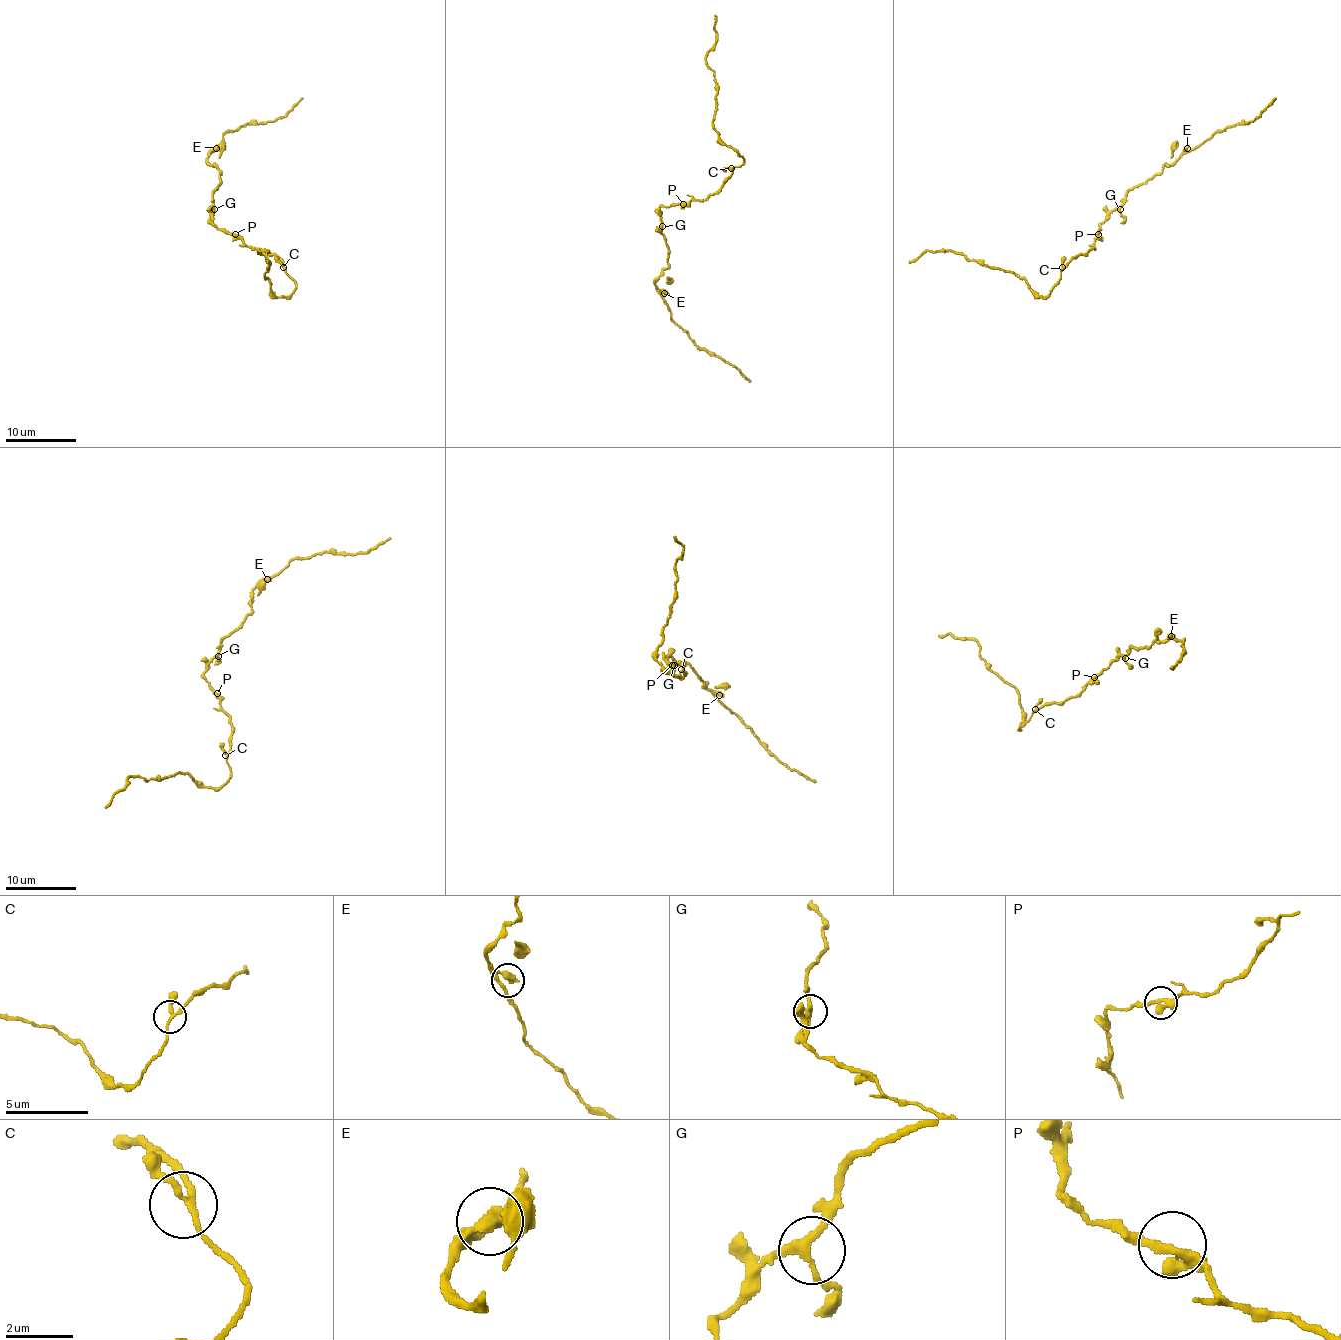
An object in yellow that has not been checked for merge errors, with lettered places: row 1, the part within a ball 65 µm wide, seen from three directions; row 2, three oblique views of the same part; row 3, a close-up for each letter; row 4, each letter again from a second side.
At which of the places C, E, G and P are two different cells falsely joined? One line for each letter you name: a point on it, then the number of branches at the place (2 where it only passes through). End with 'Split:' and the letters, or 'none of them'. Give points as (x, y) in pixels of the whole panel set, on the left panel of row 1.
Split: none of them

